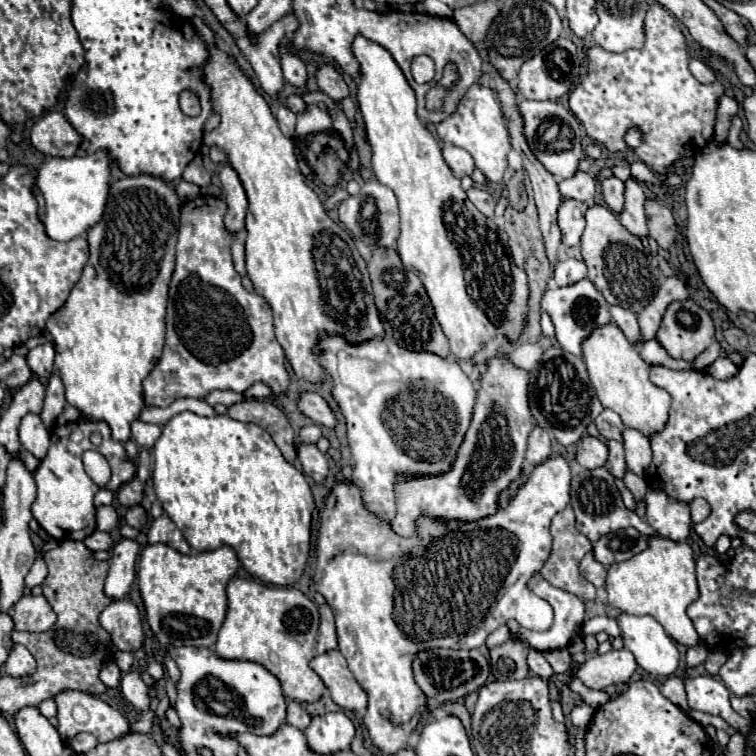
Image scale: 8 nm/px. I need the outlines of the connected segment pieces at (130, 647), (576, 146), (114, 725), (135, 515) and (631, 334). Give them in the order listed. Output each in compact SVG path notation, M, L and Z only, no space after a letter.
M131 601L111 603L99 615L101 627L111 635L119 651L137 651L143 643L143 623L139 609Z
M519 101L519 113L523 117L523 135L529 143L531 153L543 163L543 167L557 177L573 177L583 157L581 147L581 125L575 115L557 101Z
M83 691L59 693L59 697L55 697L55 703L57 703L57 719L59 719L57 731L63 741L69 741L77 733L83 733L83 731L93 733L99 743L109 743L129 733L129 723L125 721L125 717L117 709L103 703L101 699L91 697L89 693L83 693Z
M141 505L131 507L131 509L127 511L127 515L125 515L125 523L127 523L129 527L133 527L133 529L141 529L141 527L147 525L147 513L143 511Z
M611 307L611 317L617 323L617 327L625 333L625 337L635 343L639 337L639 323L637 323L637 315L623 309L623 307Z

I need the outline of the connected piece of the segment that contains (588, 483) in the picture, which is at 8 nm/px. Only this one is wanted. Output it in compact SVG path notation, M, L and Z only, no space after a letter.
M599 467L599 469L585 469L581 473L577 473L573 477L573 483L571 483L571 505L573 505L573 511L575 511L575 517L577 517L577 529L589 537L589 541L595 545L603 535L611 533L611 531L617 531L617 529L625 529L625 527L635 527L639 529L643 535L649 537L649 533L655 533L635 511L627 509L621 501L621 493L615 485L615 477L605 469L605 467Z

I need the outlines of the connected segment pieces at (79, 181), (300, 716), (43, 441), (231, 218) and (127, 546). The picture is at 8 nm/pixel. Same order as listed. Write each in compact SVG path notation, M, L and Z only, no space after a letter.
M99 149L85 157L53 157L39 167L35 181L38 217L47 235L55 241L71 241L87 233L103 217L111 187L111 157L107 149Z
M289 701L287 705L287 723L297 727L297 729L305 729L309 723L311 723L311 717L309 713L301 707L301 703L297 701Z
M29 413L19 427L19 439L23 443L23 449L33 453L39 461L47 455L49 449L49 431L43 427L39 415Z
M229 163L223 165L219 177L221 177L221 185L223 185L223 195L227 199L227 217L225 217L227 229L231 233L237 233L245 223L249 201L247 201L247 195L245 195L245 189L243 189L243 183L241 183L237 171Z
M121 539L111 553L109 573L105 579L105 595L113 601L123 601L131 593L135 581L135 561L139 545L133 539Z

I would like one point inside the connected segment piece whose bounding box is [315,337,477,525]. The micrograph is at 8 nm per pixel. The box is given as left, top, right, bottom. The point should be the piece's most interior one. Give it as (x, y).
(392, 432)

